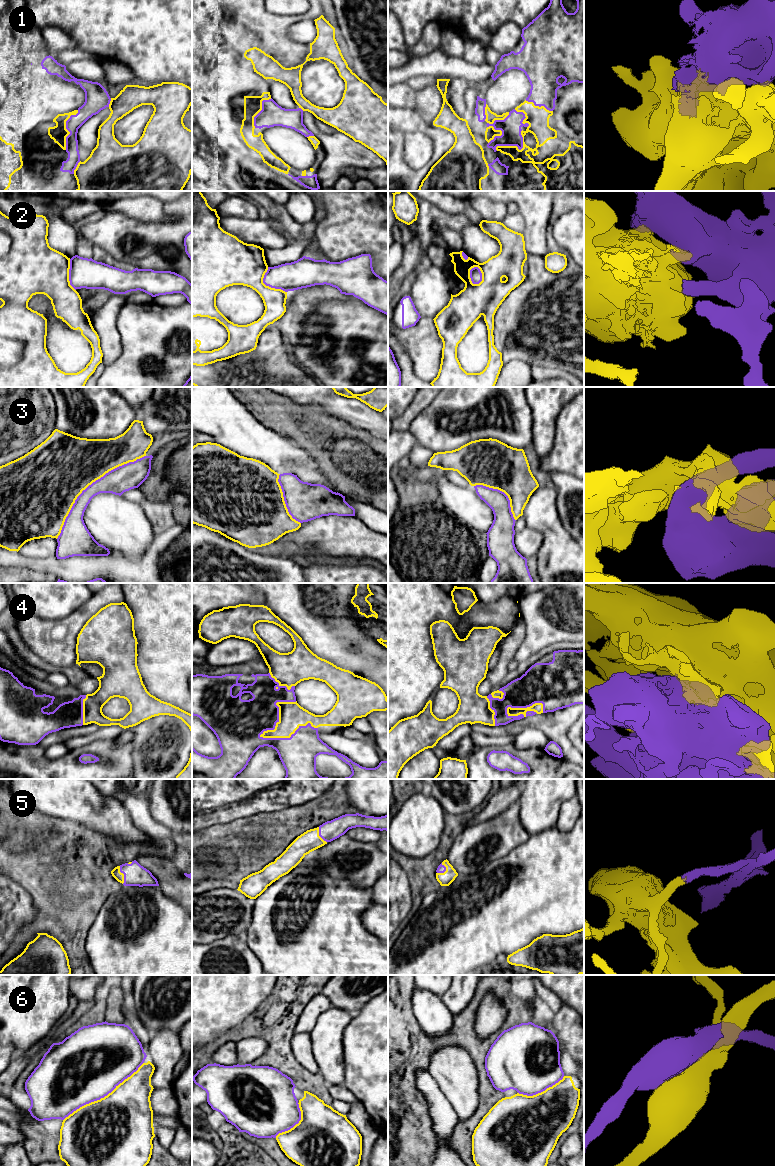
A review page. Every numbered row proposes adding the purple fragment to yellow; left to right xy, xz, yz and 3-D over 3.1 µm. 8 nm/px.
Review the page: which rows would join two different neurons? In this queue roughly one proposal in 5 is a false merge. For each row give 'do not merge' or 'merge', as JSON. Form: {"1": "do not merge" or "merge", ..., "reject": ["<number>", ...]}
{"1": "merge", "2": "do not merge", "3": "merge", "4": "merge", "5": "merge", "6": "do not merge", "reject": ["2", "6"]}

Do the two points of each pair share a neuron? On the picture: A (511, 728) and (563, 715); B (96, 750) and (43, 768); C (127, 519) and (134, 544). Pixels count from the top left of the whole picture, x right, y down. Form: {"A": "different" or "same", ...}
{"A": "same", "B": "same", "C": "same"}

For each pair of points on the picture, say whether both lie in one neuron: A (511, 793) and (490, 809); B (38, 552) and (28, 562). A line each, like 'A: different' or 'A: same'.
A: same
B: different

